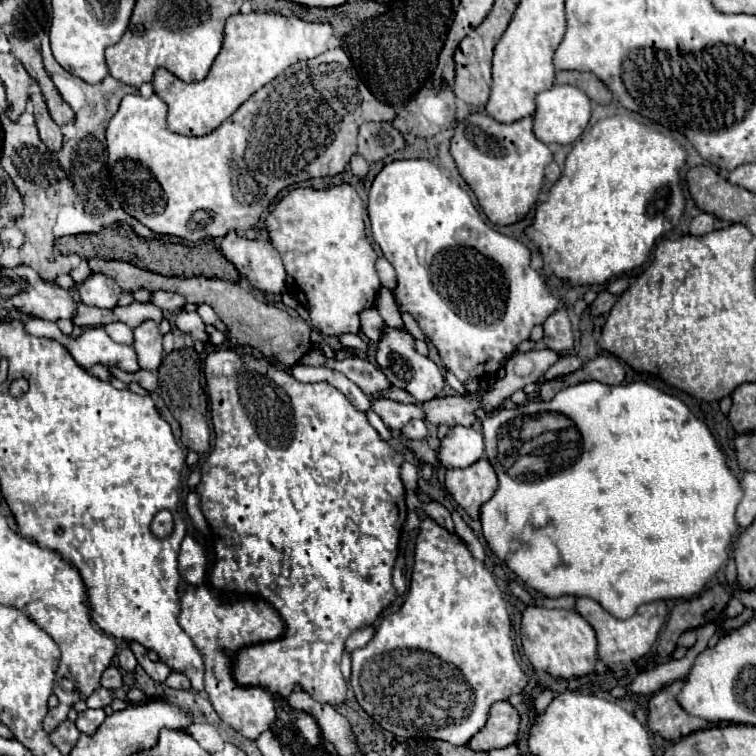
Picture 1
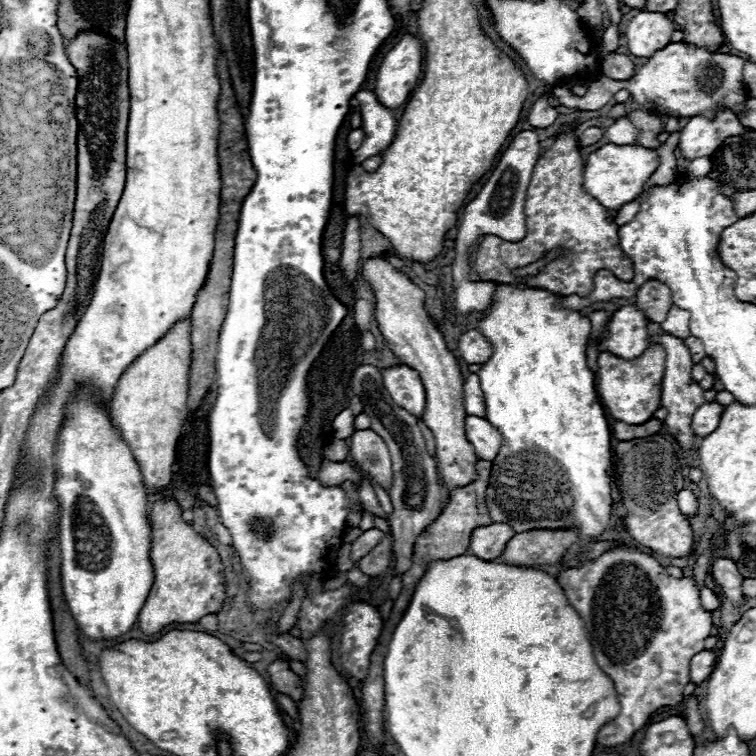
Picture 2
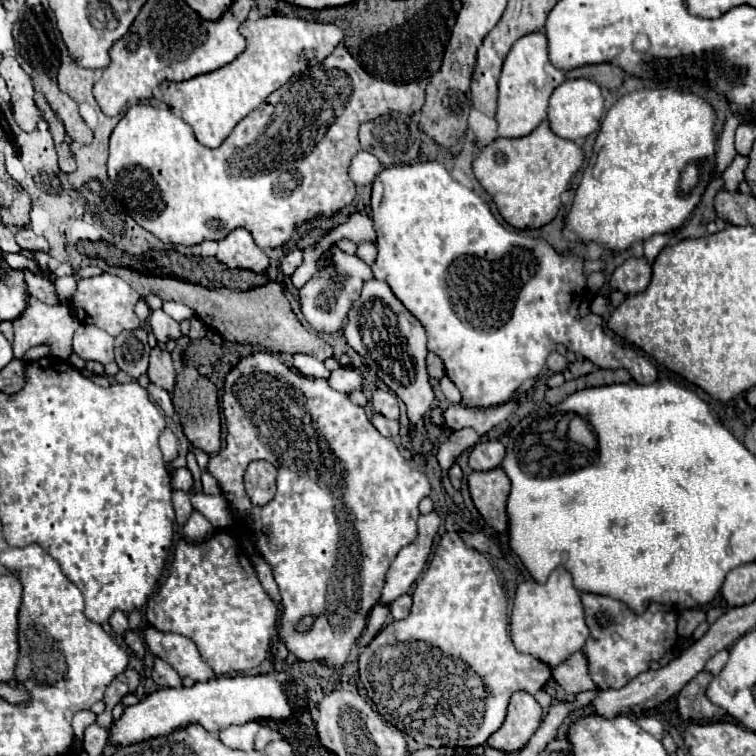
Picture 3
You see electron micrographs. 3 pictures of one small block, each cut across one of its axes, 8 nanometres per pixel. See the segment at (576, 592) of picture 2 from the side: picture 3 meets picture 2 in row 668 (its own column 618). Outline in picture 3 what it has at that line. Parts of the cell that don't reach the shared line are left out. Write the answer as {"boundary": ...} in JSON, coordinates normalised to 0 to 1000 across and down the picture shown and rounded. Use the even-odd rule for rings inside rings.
{"boundary":[[[770,786],[770,802],[780,844],[772,862],[778,870],[780,894],[794,913],[823,910],[847,889],[860,884],[860,873],[873,873],[894,847],[894,810],[878,810],[878,802],[862,799],[852,812],[833,810],[823,796],[804,794],[804,788]]]}

